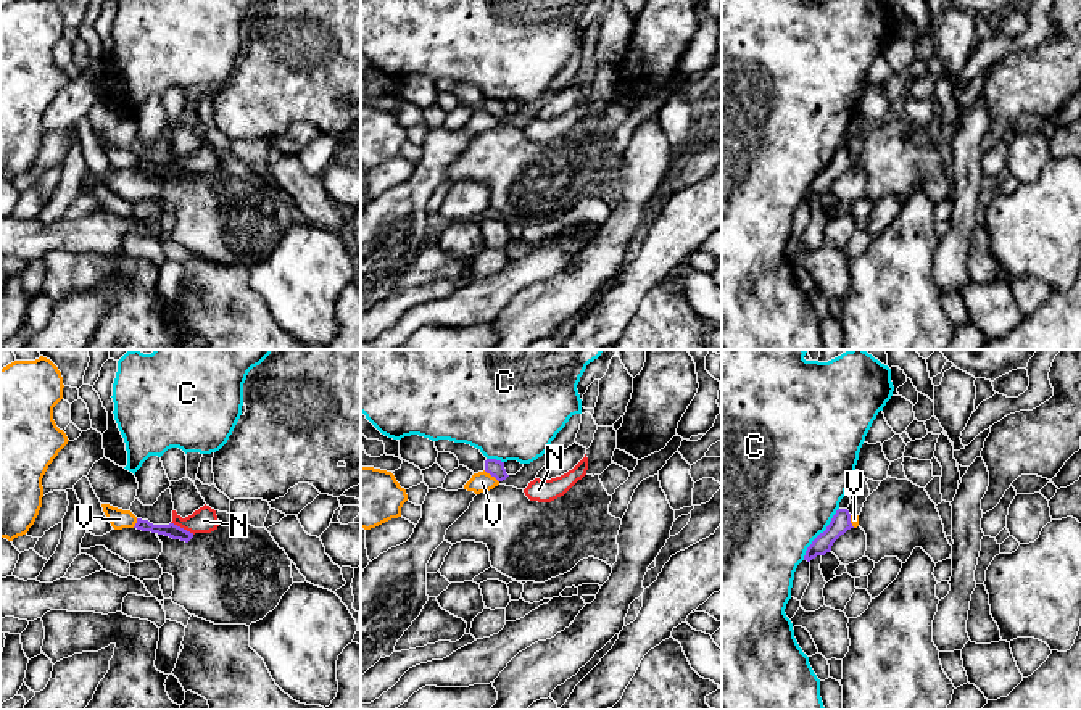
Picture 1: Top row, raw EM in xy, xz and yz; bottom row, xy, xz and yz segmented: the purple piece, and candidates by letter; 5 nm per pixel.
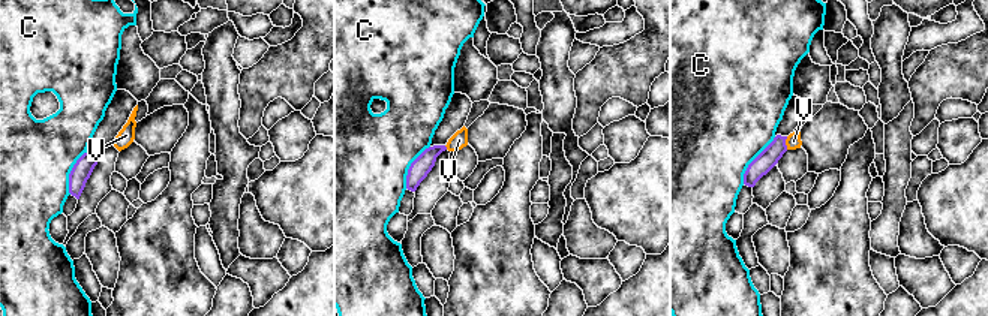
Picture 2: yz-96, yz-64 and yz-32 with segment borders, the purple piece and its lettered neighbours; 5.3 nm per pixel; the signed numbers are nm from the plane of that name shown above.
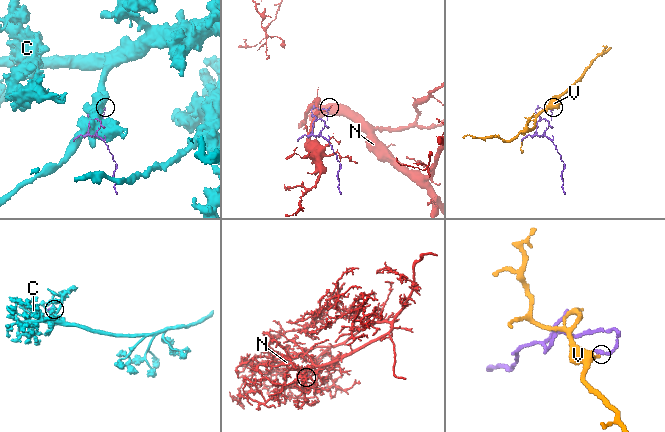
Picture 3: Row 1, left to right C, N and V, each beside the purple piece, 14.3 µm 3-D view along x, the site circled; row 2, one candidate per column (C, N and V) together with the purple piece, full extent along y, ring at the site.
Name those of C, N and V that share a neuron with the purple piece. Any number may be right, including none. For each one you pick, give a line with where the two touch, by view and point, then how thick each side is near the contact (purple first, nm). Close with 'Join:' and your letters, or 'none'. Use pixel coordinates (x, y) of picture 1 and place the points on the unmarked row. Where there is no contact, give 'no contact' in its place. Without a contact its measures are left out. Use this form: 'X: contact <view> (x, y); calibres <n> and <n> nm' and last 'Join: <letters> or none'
Join: none

